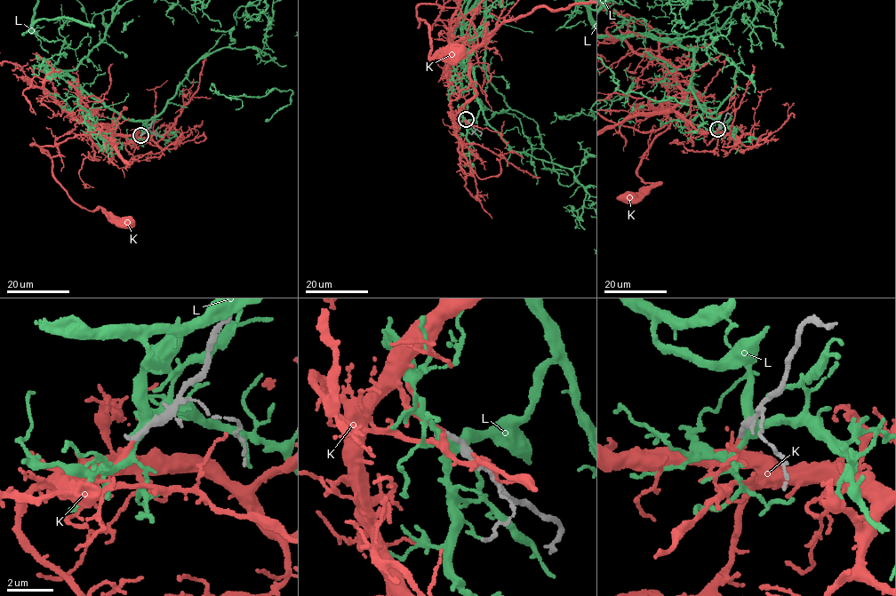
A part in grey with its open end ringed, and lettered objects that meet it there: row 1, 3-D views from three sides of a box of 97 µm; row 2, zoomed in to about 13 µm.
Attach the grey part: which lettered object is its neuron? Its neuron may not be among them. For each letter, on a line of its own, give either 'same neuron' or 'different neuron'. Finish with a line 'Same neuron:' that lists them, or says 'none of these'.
K: same neuron
L: different neuron
Same neuron: K

